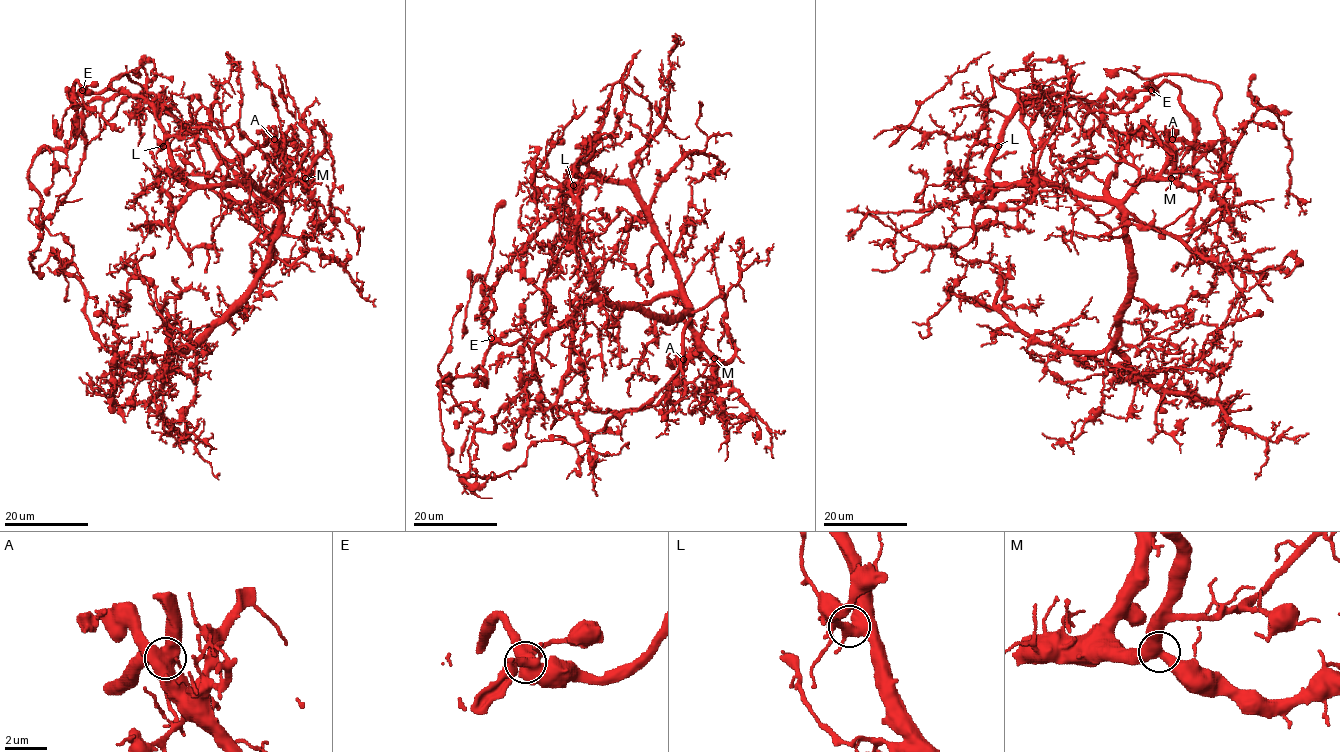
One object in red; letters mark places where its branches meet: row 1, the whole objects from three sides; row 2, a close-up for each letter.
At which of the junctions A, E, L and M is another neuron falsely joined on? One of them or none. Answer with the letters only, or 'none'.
A

